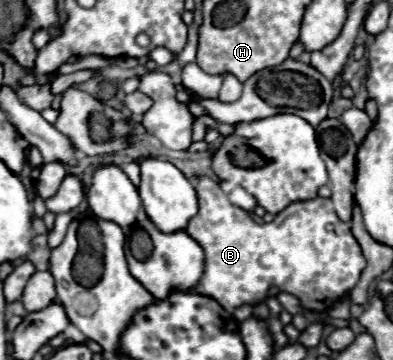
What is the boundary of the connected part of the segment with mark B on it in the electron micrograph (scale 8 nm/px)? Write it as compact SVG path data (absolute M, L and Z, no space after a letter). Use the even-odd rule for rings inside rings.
M200 175L194 187L198 193L200 211L188 223L186 231L206 253L204 275L194 291L198 291L198 295L216 299L228 313L244 303L262 303L272 285L276 285L280 291L296 295L304 309L326 313L358 283L360 273L366 267L366 259L351 233L351 224L344 223L338 217L332 207L332 199L316 197L310 201L290 203L284 213L274 217L274 221L262 225L254 223L252 239L252 221L244 223L244 217L250 215L230 203L218 181ZM260 243L268 251L260 251ZM256 253L270 253L266 255L270 257L270 263L258 261L256 257L260 255Z

